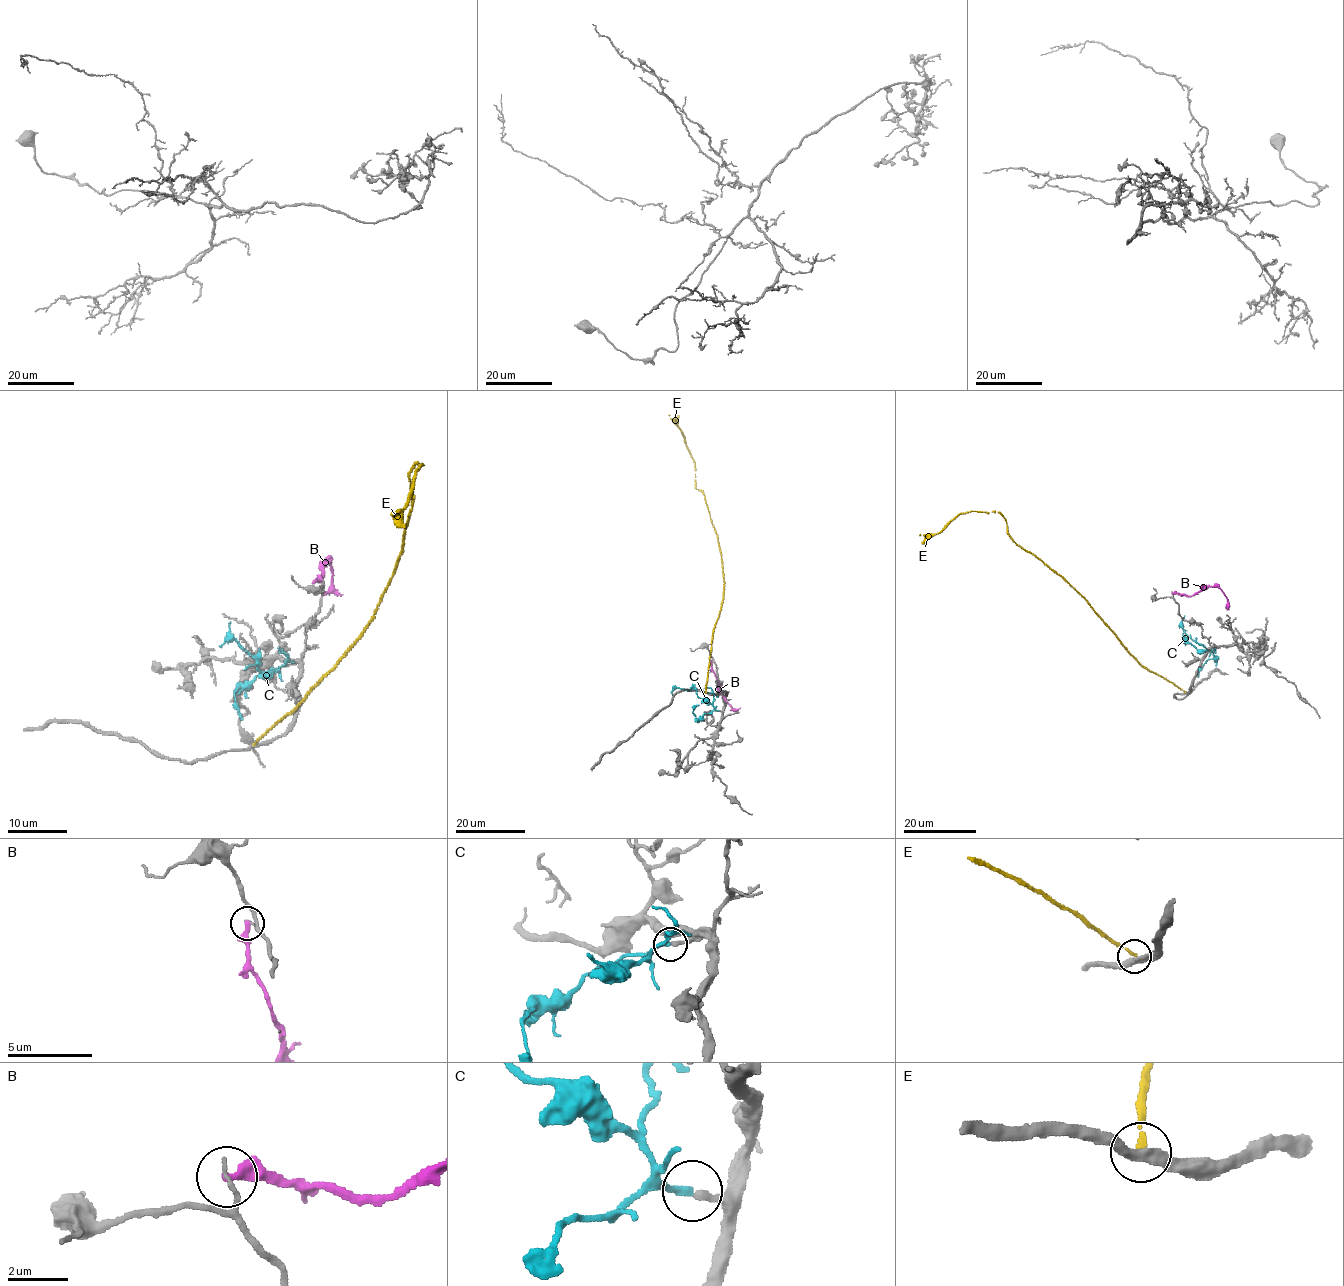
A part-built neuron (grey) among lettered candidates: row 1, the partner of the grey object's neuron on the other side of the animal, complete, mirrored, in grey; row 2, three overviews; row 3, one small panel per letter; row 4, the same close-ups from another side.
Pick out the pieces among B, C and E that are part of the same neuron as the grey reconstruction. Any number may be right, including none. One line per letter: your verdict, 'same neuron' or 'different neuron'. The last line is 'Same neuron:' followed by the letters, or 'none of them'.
B: different neuron
C: same neuron
E: different neuron
Same neuron: C

